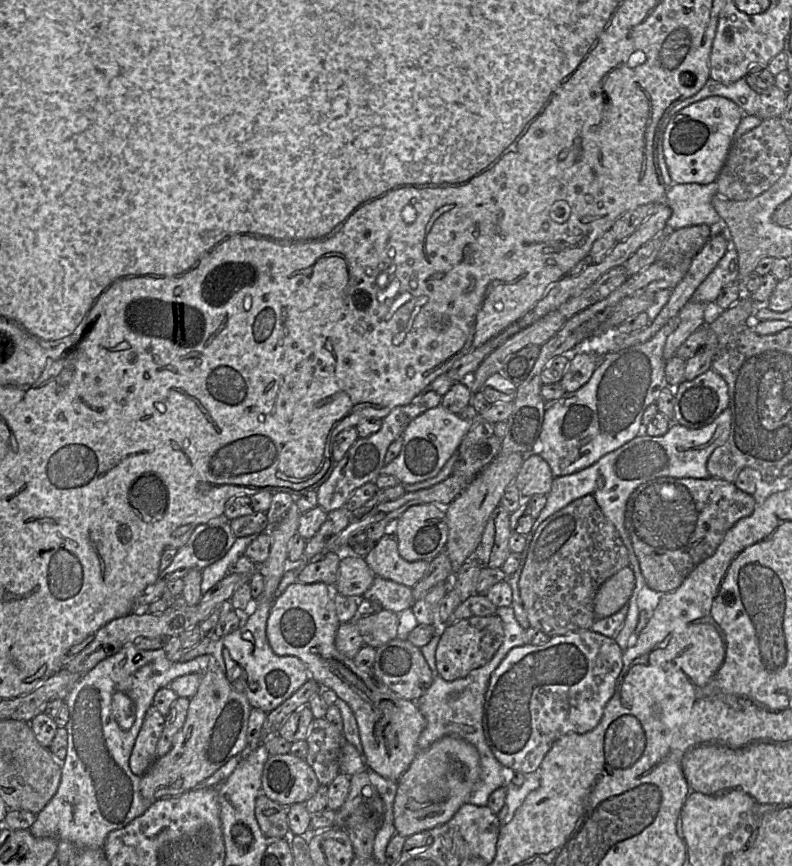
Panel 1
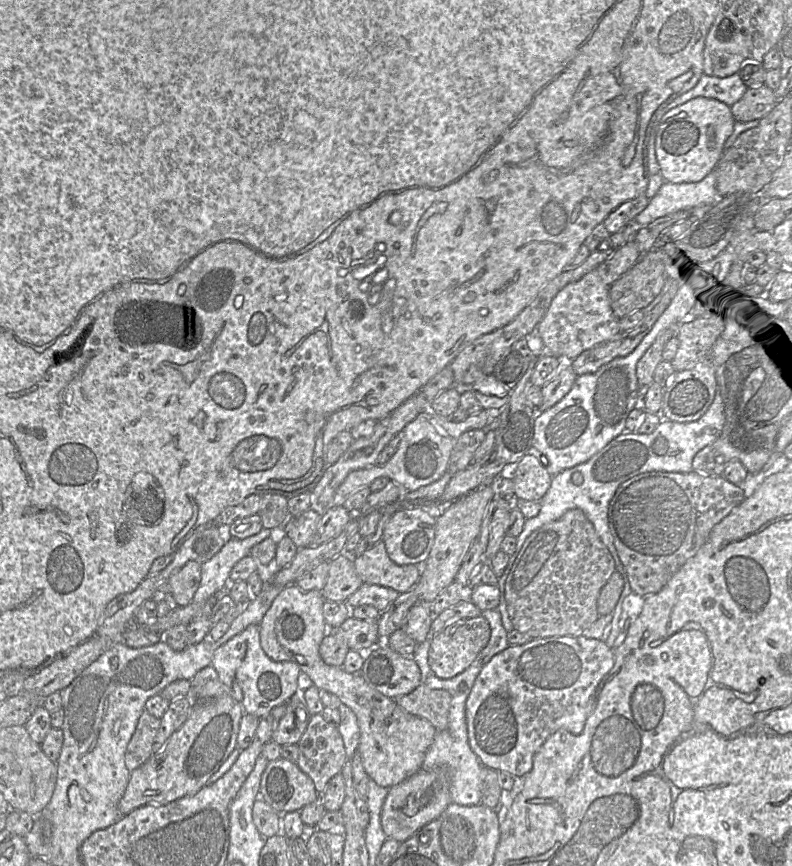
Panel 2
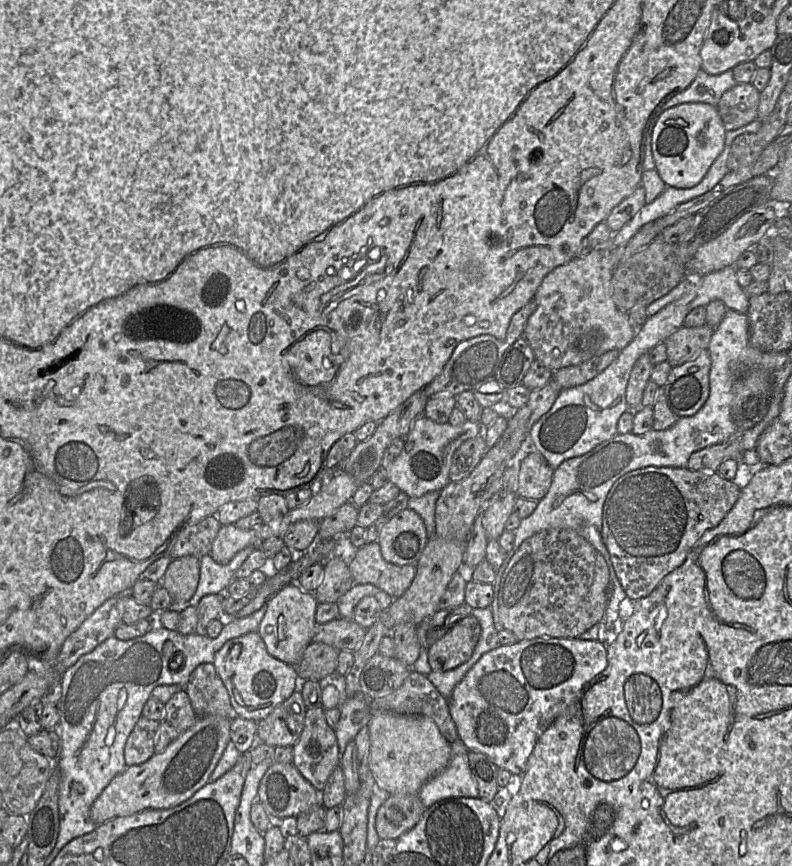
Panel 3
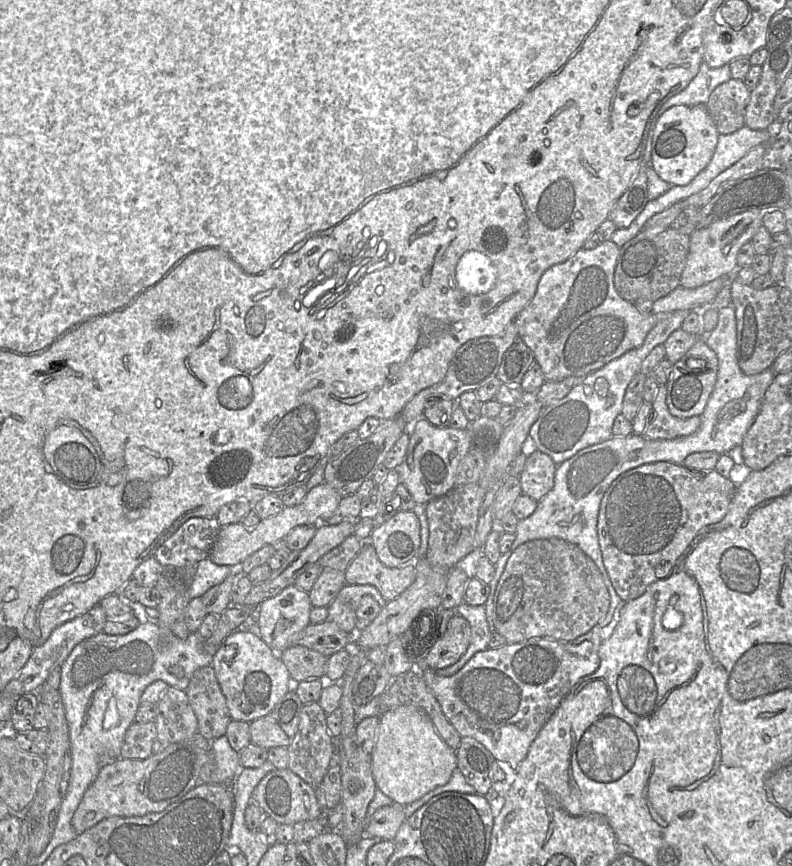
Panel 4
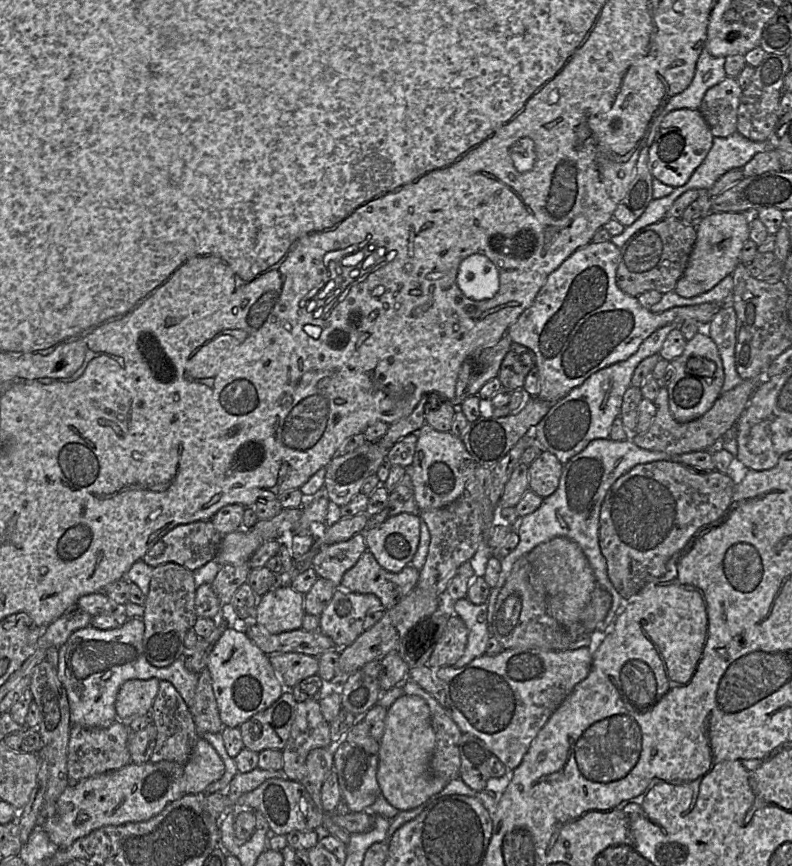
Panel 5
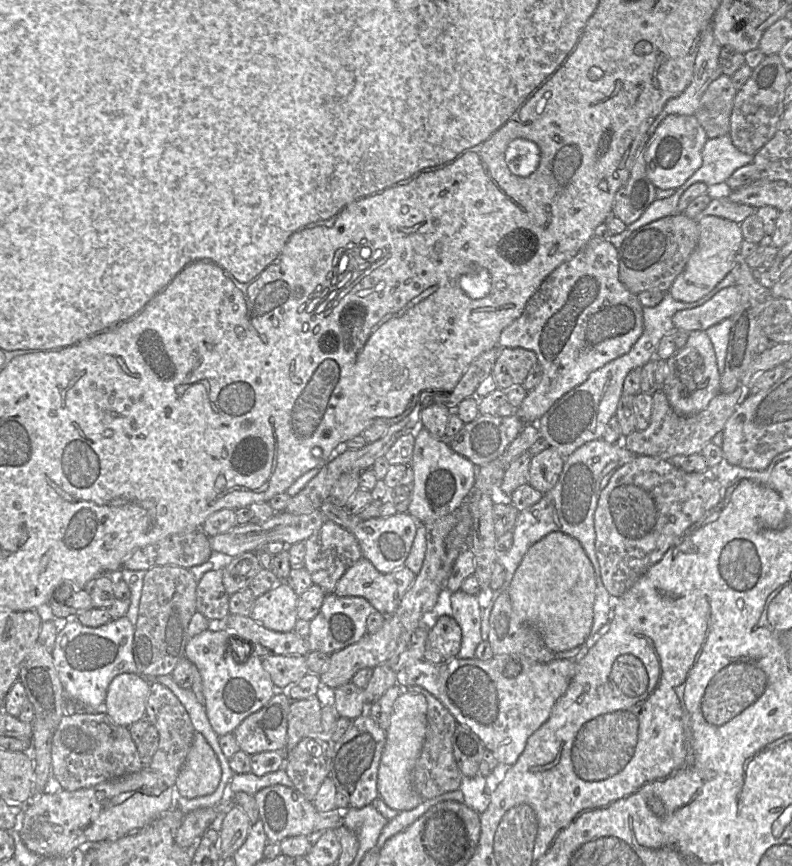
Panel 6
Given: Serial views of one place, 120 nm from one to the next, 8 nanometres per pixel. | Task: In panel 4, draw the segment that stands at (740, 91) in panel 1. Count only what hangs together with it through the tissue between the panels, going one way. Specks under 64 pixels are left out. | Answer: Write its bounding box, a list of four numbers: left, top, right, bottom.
[657,61,731,118]

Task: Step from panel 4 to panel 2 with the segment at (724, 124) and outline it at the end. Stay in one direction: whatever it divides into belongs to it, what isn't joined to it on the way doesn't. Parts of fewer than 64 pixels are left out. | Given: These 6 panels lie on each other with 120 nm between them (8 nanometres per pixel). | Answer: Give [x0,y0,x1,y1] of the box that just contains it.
[731,84,776,122]

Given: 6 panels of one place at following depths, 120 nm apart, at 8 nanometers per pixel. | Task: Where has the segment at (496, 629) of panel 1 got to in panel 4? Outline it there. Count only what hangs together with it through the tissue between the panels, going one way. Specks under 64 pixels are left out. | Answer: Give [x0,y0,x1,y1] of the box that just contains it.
[426,614,471,670]

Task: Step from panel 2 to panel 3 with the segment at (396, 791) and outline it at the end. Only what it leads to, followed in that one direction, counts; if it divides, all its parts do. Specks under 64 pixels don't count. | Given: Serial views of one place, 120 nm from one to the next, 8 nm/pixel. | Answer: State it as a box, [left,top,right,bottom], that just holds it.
[375,795,425,840]

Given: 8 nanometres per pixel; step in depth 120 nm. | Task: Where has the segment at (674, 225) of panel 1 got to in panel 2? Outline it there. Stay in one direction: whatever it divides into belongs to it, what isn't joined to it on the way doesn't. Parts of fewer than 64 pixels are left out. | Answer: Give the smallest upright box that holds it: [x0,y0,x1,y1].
[634,168,722,228]

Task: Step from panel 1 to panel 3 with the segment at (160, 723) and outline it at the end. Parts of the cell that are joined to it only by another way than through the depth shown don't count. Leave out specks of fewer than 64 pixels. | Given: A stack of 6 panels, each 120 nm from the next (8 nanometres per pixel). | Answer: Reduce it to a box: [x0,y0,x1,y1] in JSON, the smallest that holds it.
[124,716,159,767]

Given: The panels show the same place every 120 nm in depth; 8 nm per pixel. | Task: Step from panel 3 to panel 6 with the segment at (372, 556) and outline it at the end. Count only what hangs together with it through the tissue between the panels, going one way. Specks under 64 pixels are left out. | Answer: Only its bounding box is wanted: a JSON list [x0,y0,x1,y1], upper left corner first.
[333,557,416,616]

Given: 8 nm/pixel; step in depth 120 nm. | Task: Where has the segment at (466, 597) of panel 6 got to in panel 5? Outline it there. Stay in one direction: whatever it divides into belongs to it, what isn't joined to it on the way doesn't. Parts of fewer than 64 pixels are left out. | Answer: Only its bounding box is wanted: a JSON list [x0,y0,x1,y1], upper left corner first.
[453,598,489,668]

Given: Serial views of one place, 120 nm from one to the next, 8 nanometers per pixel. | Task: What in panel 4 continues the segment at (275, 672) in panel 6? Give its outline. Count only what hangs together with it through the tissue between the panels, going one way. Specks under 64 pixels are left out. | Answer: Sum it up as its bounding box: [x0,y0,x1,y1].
[279,645,328,682]

